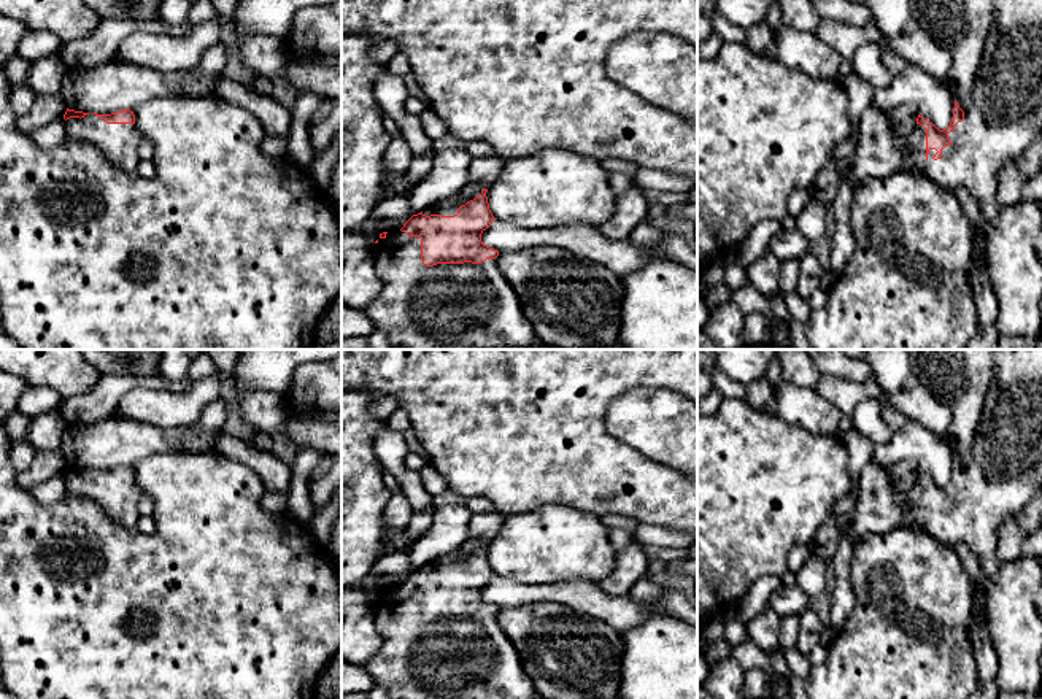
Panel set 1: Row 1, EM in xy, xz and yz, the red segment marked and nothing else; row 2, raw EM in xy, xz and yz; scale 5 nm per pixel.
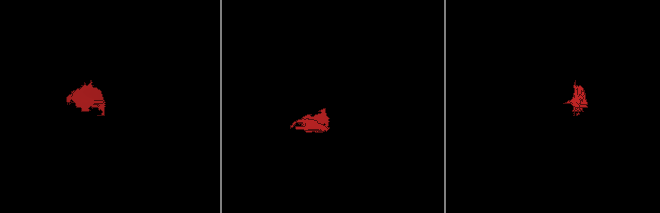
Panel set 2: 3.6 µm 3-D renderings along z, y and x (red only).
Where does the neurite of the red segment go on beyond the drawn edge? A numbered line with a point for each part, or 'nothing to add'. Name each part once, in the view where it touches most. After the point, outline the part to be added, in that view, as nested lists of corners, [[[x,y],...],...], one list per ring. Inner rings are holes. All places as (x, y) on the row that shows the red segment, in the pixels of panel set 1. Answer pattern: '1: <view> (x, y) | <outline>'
1: yz (1004, 116) | [[[993,0],[994,13],[982,52],[980,68],[972,84],[971,106],[964,119],[948,133],[951,141],[942,149],[942,157],[934,160],[936,149],[926,149],[926,130],[917,124],[909,133],[897,130],[878,108],[870,105],[858,122],[858,146],[855,153],[837,165],[837,173],[855,189],[864,180],[888,176],[899,170],[918,172],[947,189],[964,187],[974,197],[982,214],[982,226],[975,232],[975,251],[969,270],[971,288],[977,303],[977,335],[967,350],[994,350],[1001,334],[996,326],[998,300],[990,281],[986,257],[986,230],[999,216],[1002,207],[996,202],[996,175],[999,168],[1018,156],[1042,133],[1042,0]]]

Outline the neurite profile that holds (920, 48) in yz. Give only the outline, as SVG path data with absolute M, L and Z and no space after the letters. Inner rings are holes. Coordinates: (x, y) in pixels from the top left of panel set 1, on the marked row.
M821 19L815 35L836 48L842 59L851 59L855 51L866 43L877 43L939 79L947 79L951 68L951 54L921 29L915 33L901 32L896 37L885 37L874 22L864 27L853 27Z

